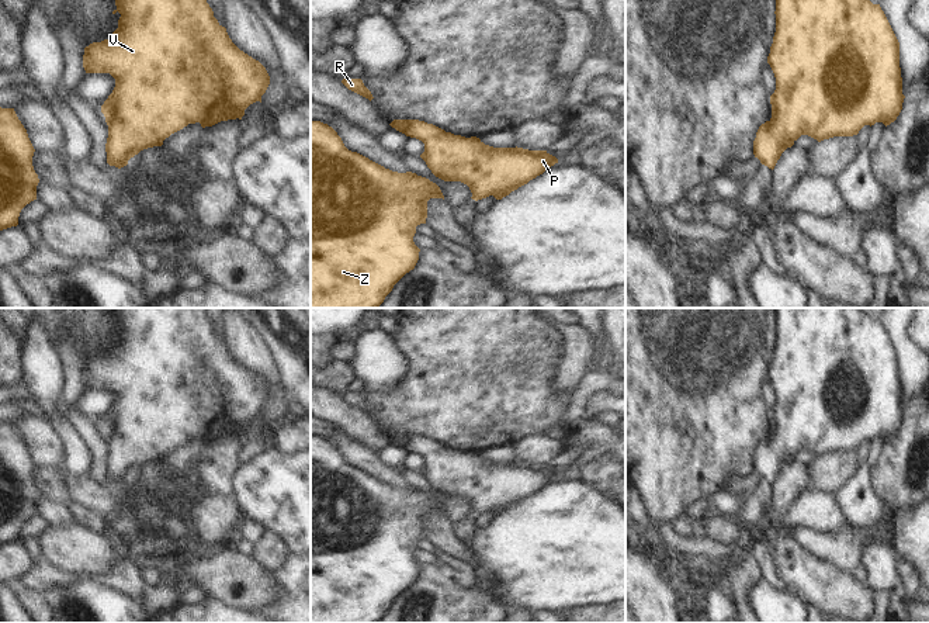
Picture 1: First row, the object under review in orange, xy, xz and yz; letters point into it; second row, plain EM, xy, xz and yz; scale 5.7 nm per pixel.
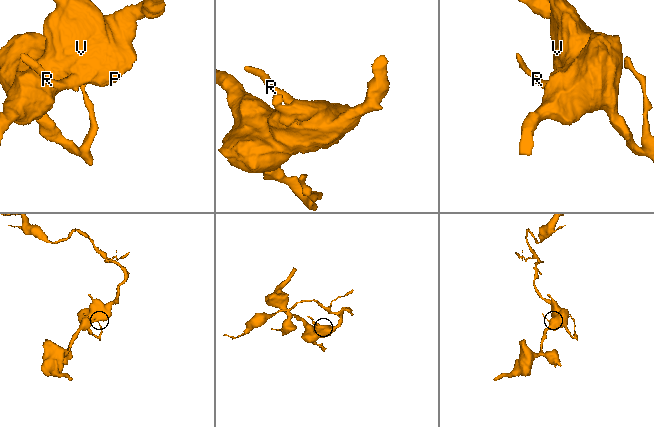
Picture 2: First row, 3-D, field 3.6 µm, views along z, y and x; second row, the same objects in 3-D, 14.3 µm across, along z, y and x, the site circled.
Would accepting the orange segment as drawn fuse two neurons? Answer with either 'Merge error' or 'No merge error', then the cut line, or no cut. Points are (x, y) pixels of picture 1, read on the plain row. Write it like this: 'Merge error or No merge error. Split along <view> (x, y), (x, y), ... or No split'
No merge error. No split

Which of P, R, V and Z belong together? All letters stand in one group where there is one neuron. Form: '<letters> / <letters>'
P R V Z

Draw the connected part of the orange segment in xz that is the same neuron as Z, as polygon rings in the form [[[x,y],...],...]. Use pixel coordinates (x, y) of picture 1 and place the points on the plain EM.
[[[311,436],[311,623],[378,623],[394,600],[410,585],[419,575],[420,564],[415,560],[413,551],[416,541],[426,539],[427,516],[430,513],[443,513],[440,502],[426,492],[416,488],[398,488],[370,475],[368,473],[349,465],[337,447],[320,436]]]

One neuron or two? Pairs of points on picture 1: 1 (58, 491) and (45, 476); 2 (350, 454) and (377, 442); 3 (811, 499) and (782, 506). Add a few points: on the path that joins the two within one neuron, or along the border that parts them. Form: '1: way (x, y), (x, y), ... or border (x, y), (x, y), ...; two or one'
1: way (54, 487), (47, 480); one
2: border (340, 429), (377, 452); two
3: border (813, 487), (803, 491), (780, 518); two

